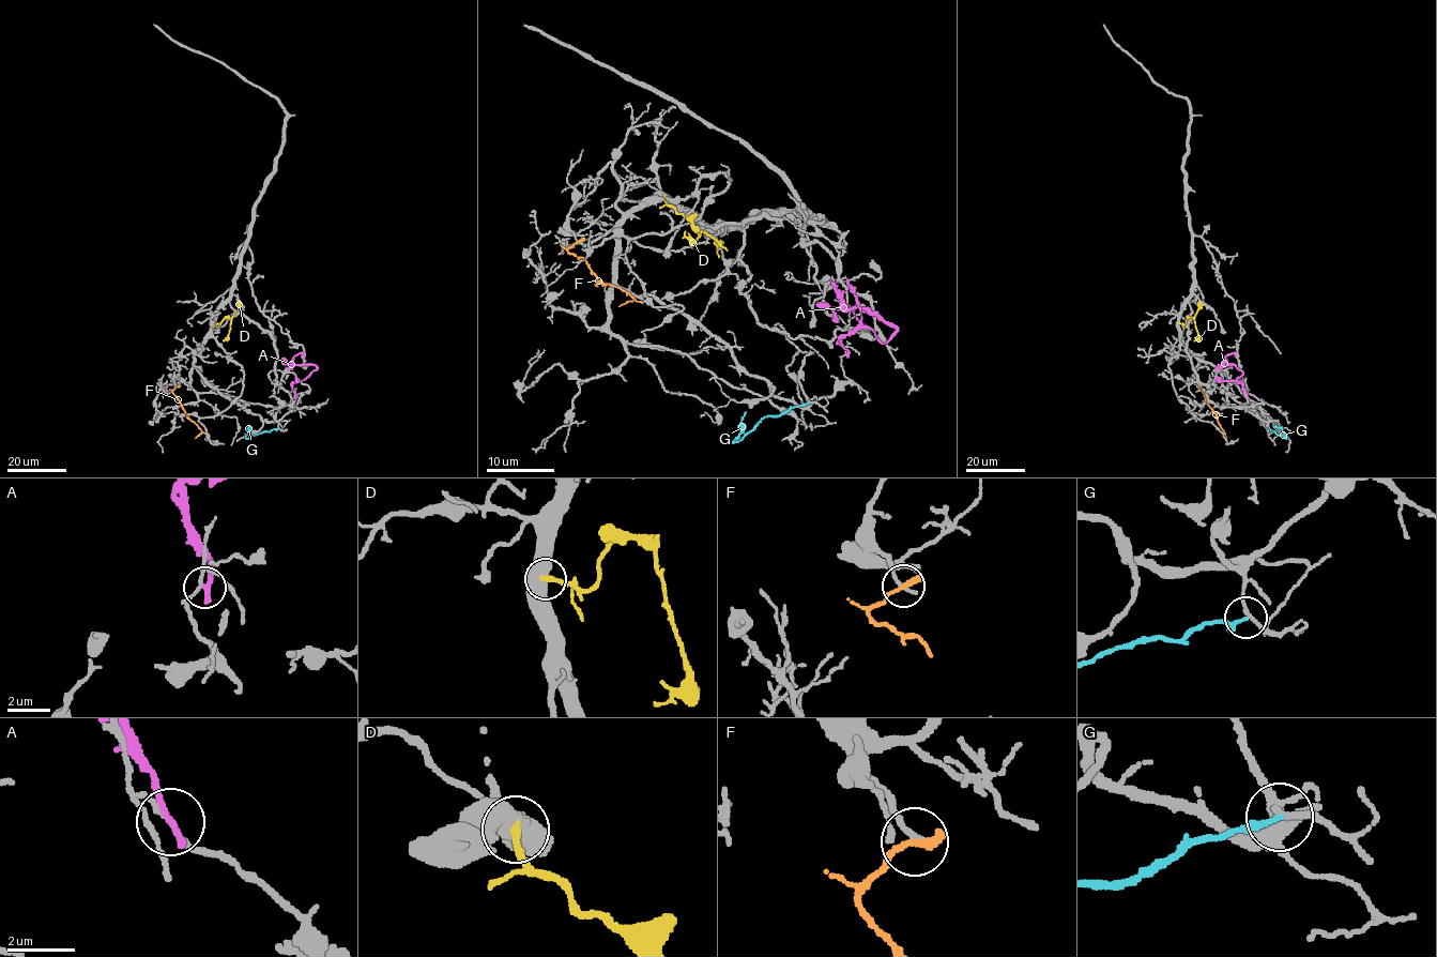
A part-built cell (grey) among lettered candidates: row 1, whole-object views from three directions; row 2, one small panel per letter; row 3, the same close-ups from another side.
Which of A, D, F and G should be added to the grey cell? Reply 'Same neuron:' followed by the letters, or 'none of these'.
Same neuron: none of these

